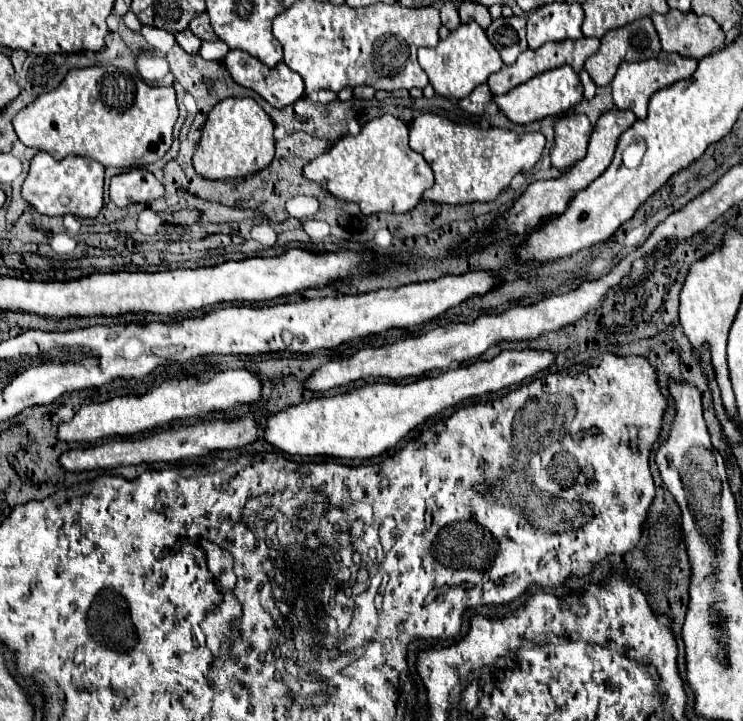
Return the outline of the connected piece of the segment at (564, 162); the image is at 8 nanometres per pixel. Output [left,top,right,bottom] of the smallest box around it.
[551,114,593,170]

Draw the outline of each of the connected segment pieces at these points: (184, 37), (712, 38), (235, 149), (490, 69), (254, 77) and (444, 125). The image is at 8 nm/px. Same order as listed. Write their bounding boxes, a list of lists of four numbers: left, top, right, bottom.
[[175,30,201,54],[651,10,725,60],[193,98,275,180],[417,22,503,100],[223,50,305,108],[409,114,545,204]]

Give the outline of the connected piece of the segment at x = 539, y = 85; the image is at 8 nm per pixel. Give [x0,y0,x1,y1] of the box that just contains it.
[495,66,583,124]

